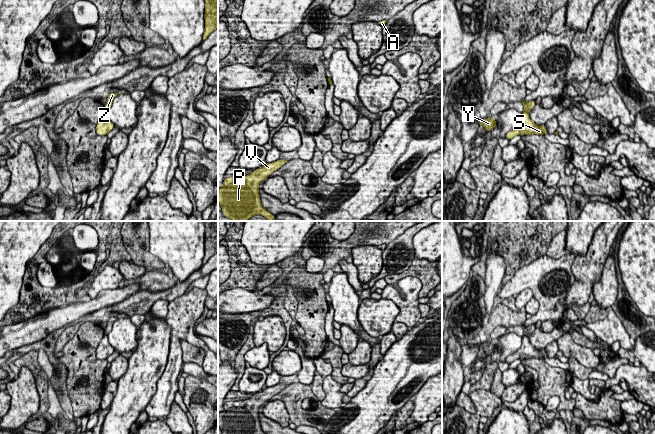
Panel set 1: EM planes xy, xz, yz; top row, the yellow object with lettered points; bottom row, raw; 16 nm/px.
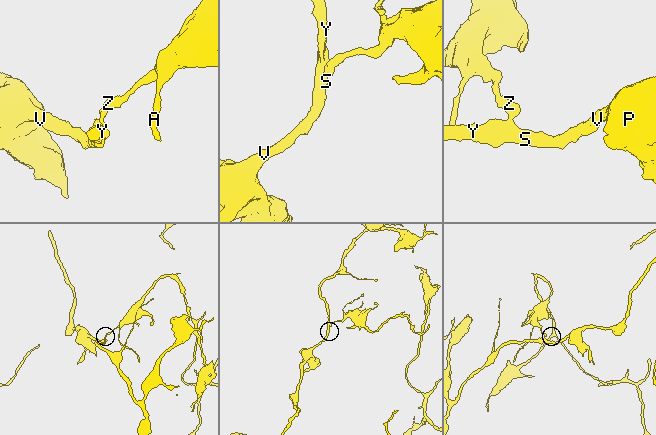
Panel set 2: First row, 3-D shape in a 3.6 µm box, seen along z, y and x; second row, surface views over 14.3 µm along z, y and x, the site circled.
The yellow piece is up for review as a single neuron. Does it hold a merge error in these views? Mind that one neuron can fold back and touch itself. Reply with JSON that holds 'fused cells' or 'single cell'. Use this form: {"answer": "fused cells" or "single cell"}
{"answer": "fused cells"}

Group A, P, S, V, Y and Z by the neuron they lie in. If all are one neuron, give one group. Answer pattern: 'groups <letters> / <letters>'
groups A Z / P S V Y

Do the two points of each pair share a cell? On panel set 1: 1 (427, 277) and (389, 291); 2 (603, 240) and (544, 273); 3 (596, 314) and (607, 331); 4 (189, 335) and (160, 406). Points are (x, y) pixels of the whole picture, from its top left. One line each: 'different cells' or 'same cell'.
1: different cells
2: different cells
3: different cells
4: same cell

